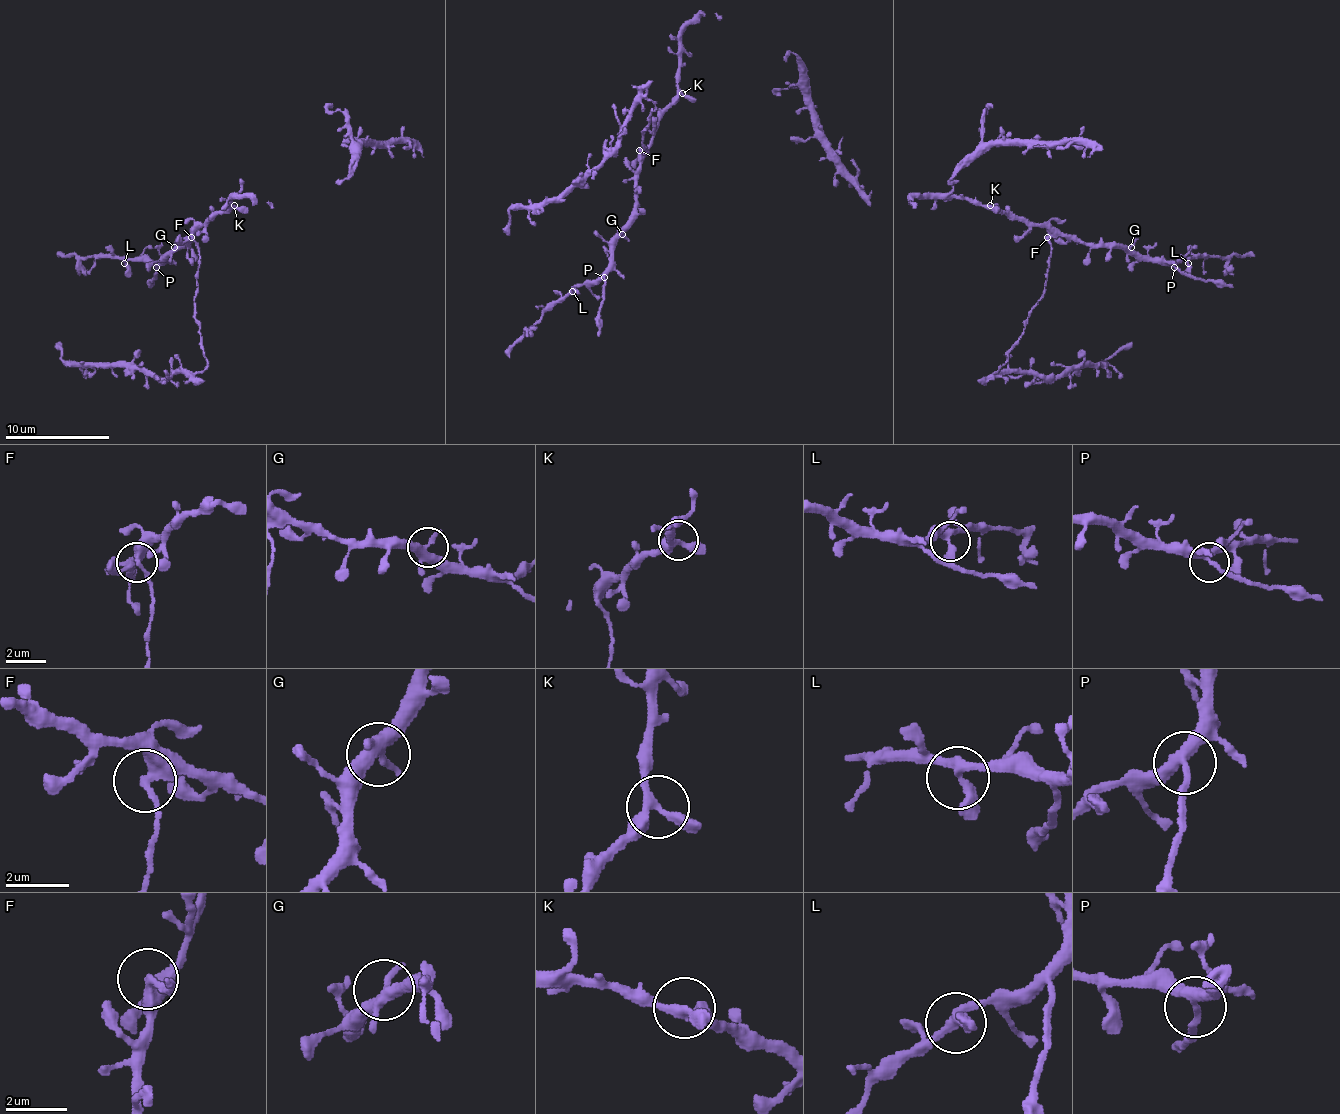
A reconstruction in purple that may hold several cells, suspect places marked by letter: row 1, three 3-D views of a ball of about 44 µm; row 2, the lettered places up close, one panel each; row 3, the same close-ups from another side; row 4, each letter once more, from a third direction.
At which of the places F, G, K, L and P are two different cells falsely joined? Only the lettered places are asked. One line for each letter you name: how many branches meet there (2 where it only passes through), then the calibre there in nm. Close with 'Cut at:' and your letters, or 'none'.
F: Branches: 2. Thickness 360 nm
P: Branches: 3. Thickness 320 nm
Cut at: F, P

